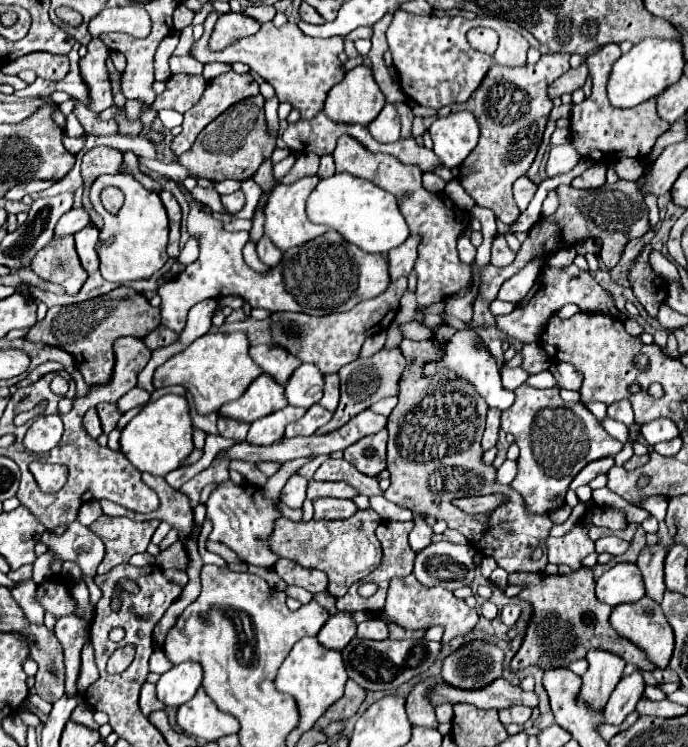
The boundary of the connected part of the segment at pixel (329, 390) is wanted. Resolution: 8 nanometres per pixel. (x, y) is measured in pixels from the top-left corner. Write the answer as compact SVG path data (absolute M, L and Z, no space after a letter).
M326 375L326 387L324 387L324 397L320 399L320 405L330 409L330 411L336 411L338 407L338 399L340 399L340 381L338 381L338 375Z

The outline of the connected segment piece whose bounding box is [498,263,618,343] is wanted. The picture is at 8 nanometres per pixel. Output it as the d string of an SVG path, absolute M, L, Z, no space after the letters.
M574 263L564 267L564 269L554 269L554 267L544 267L540 275L536 277L534 289L528 293L528 297L518 305L516 311L510 315L500 315L498 317L498 327L512 339L522 341L522 343L534 343L540 341L540 335L554 311L564 307L566 303L574 303L580 307L584 313L606 313L606 315L618 315L618 309L612 303L612 297L608 291L604 291L596 279L588 273L578 269Z

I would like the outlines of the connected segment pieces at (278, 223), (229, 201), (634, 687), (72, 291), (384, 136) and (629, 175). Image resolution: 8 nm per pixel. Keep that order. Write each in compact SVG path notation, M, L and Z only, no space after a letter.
M312 175L312 177L302 177L298 181L294 181L292 185L278 185L272 189L270 193L270 199L266 203L266 225L264 225L264 233L274 241L274 245L282 251L290 249L290 247L296 247L296 245L302 245L306 241L310 241L312 237L318 237L322 233L328 231L326 225L314 225L308 217L306 217L306 199L308 195L312 193L312 189L318 185L318 175Z
M234 191L232 195L224 195L222 197L222 203L224 203L224 207L230 213L238 213L244 207L244 193L242 191Z
M634 671L632 675L624 675L620 683L616 685L612 697L606 703L604 709L604 719L610 725L620 725L626 715L630 715L636 709L636 703L640 701L640 695L644 693L644 679L642 671Z
M74 235L54 237L44 249L34 255L30 267L44 281L62 285L68 295L76 295L88 277L80 265L74 247Z
M386 103L380 115L368 125L372 137L380 143L392 143L400 139L400 117L396 113L396 107L392 103Z
M624 157L620 159L616 165L614 165L616 173L620 179L624 181L638 181L642 177L642 171L644 171L644 163L642 159L630 159L630 157Z

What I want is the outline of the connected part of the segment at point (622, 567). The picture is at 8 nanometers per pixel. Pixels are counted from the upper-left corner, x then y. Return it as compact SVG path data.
M618 563L596 581L596 597L612 607L642 599L644 595L642 573L634 563Z

